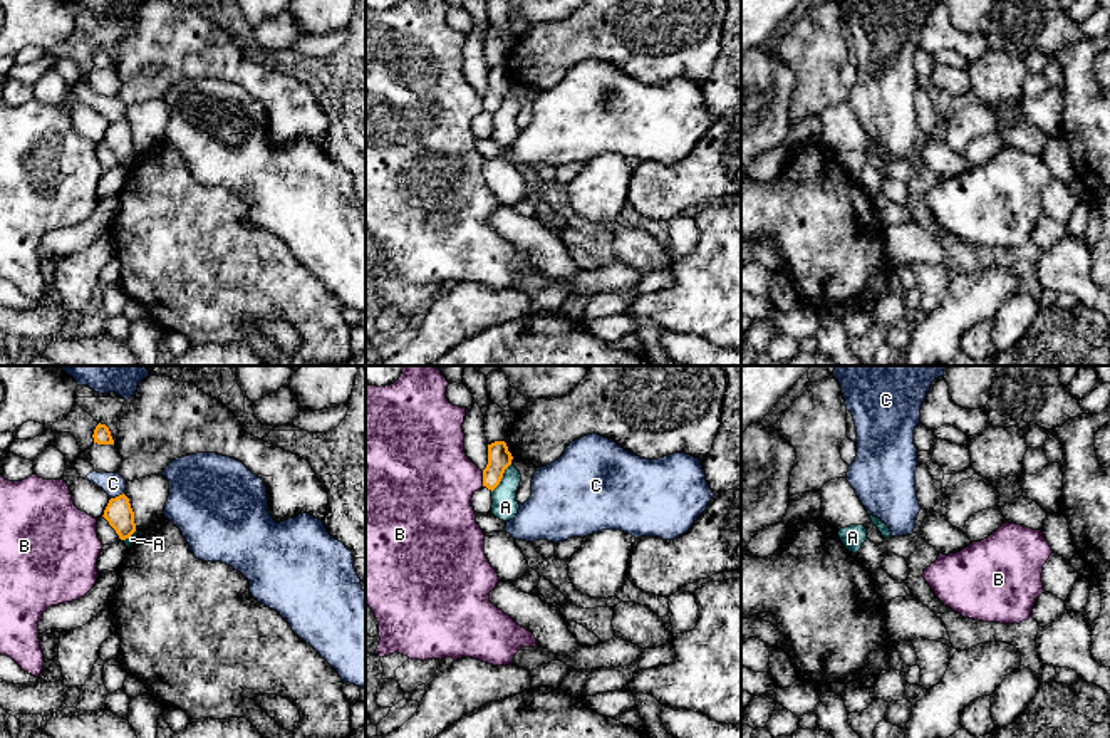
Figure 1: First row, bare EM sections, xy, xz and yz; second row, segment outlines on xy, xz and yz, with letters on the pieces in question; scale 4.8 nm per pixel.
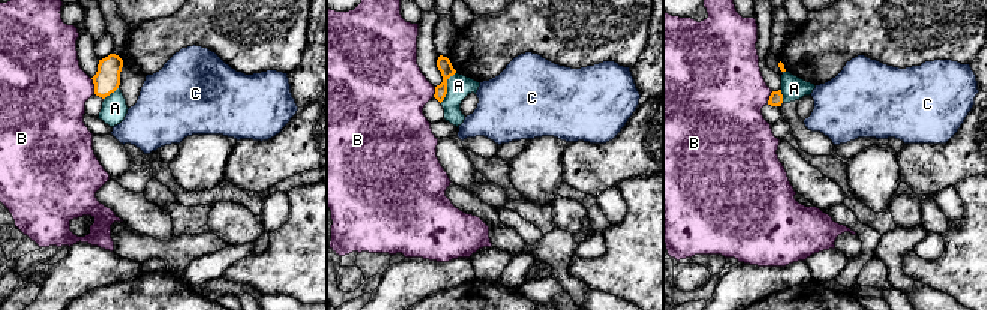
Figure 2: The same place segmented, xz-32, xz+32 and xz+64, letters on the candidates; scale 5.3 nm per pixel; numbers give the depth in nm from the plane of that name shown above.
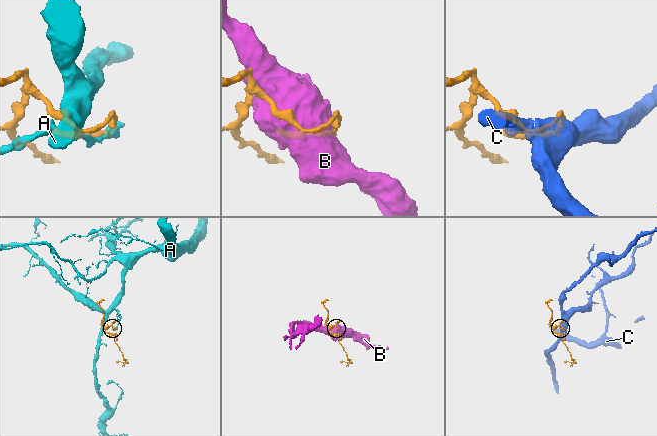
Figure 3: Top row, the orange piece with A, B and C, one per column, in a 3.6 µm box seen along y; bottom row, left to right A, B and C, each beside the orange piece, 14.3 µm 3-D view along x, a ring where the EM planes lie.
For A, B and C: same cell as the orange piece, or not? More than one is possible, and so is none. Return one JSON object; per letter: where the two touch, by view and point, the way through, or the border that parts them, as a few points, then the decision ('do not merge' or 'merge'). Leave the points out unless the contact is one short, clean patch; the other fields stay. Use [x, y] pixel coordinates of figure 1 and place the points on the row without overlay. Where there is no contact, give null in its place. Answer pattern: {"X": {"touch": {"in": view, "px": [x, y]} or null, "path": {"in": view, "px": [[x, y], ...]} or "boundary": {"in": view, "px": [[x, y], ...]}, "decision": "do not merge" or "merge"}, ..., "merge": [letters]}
{"A": {"touch": {"in": "xz", "px": [502, 101]}, "boundary": {"in": "xz", "px": [[510, 88], [492, 116]]}, "decision": "do not merge"}, "B": {"touch": {"in": "xz", "px": [483, 103]}, "decision": "do not merge"}, "C": {"touch": {"in": "xy", "px": [116, 121]}, "decision": "do not merge"}, "merge": []}

